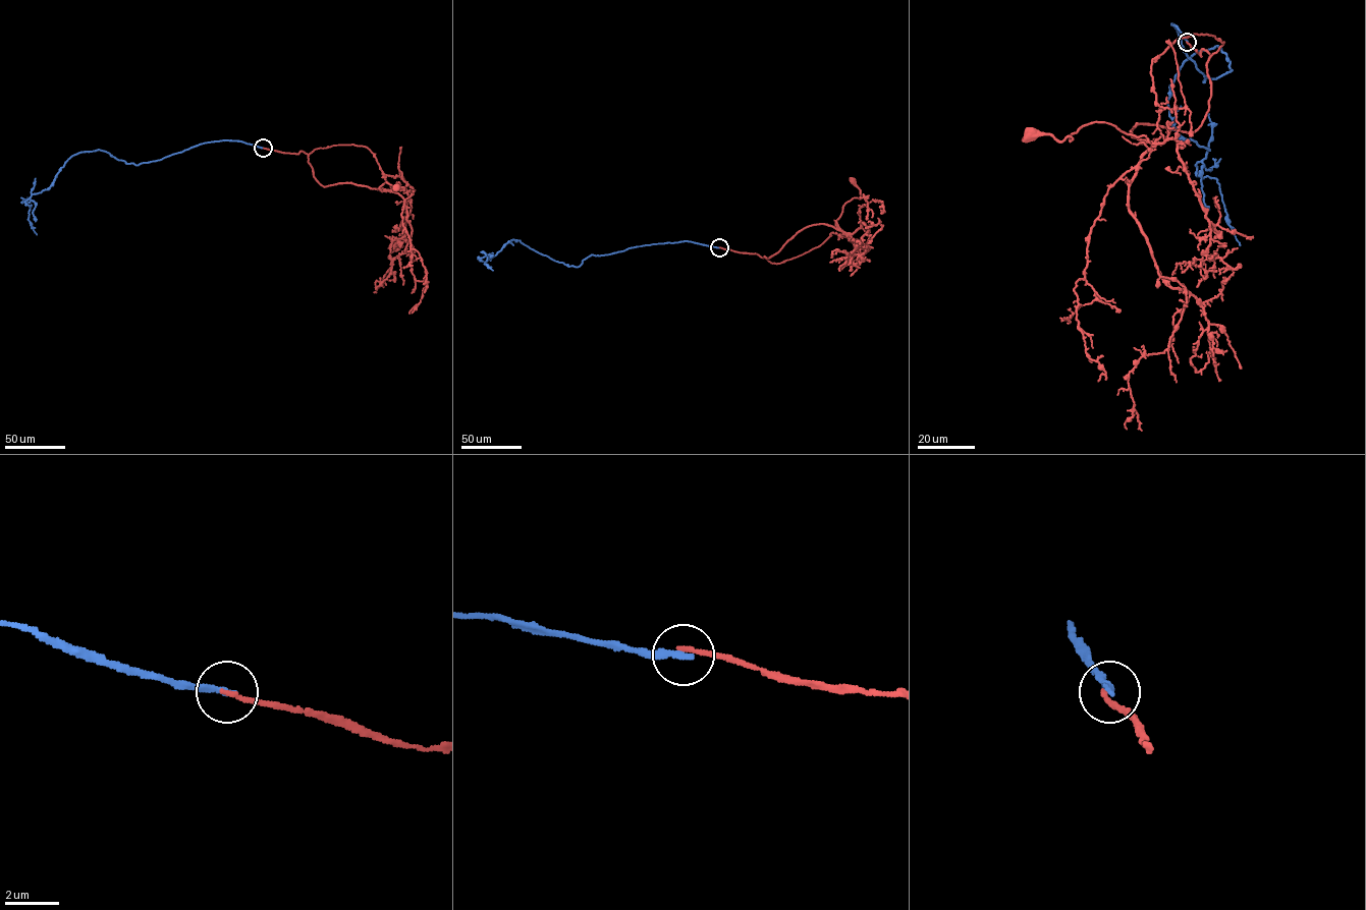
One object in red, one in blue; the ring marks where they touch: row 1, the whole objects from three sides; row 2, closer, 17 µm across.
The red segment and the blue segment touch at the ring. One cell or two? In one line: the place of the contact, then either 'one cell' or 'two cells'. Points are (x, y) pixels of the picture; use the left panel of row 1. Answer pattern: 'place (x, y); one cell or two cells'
place (263, 148); one cell

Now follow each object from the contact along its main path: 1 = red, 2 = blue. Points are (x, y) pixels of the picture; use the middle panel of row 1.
1: (719, 247), (769, 258), (808, 227), (823, 224), (838, 230), (835, 222), (842, 206), (861, 197), (854, 180)
2: (719, 247), (689, 241), (656, 243), (592, 254), (575, 267), (512, 239), (493, 257), (481, 251), (493, 270)

